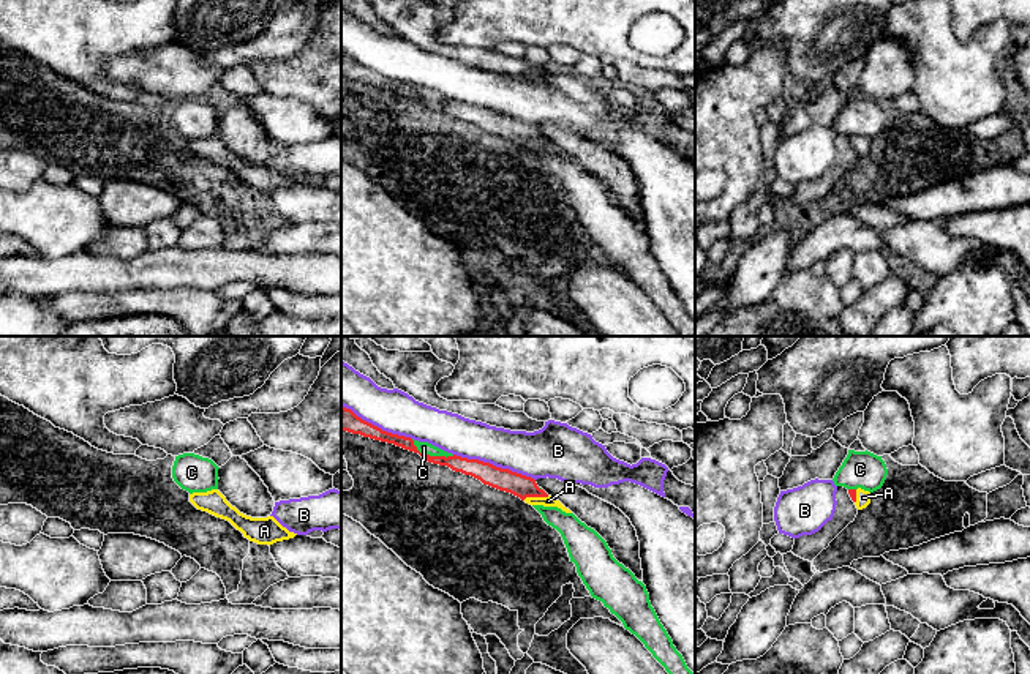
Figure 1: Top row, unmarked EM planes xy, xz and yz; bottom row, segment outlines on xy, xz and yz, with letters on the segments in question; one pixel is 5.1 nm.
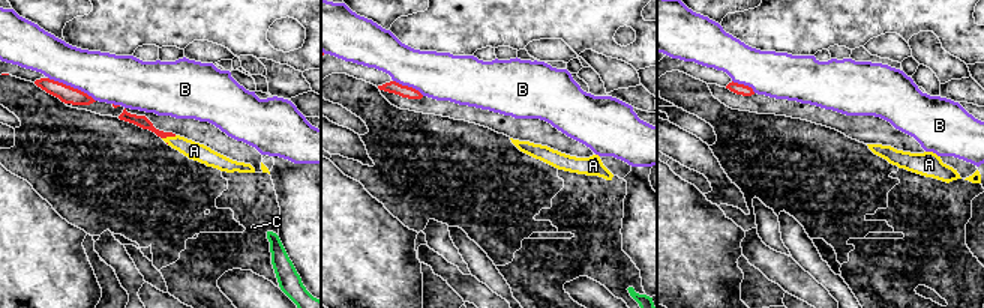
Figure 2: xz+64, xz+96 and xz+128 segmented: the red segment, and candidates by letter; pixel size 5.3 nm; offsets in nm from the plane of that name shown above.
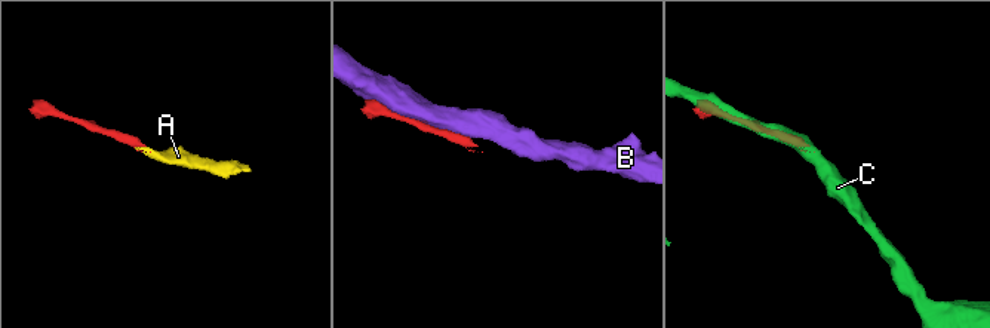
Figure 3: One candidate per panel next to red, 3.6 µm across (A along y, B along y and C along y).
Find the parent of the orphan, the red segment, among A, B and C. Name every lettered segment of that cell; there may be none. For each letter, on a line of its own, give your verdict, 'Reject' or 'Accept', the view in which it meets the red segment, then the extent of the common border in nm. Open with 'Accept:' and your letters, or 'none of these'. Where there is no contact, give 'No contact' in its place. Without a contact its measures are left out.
Accept: A
A: Accept. Touches red in xz. Shared border 140 nm
B: Reject. Touches red in xz. Shared border 440 nm
C: Reject. Touches red in xz. Shared border 240 nm

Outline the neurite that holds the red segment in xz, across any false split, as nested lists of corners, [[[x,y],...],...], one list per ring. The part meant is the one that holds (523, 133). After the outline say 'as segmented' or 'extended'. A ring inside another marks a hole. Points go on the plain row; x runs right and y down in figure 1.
[[[341,54],[341,77],[360,81],[363,84],[393,90],[404,96],[419,99],[428,109],[447,112],[455,118],[471,122],[480,126],[483,131],[488,131],[491,134],[520,144],[529,152],[558,153],[566,159],[572,159],[559,147],[553,145],[543,136],[540,136],[536,126],[531,123],[512,118],[509,115],[501,115],[479,106],[468,106],[457,101],[445,104],[445,103],[430,103],[427,99],[420,99],[411,84],[382,77],[381,74],[362,66],[351,55],[346,54]]]; extended

